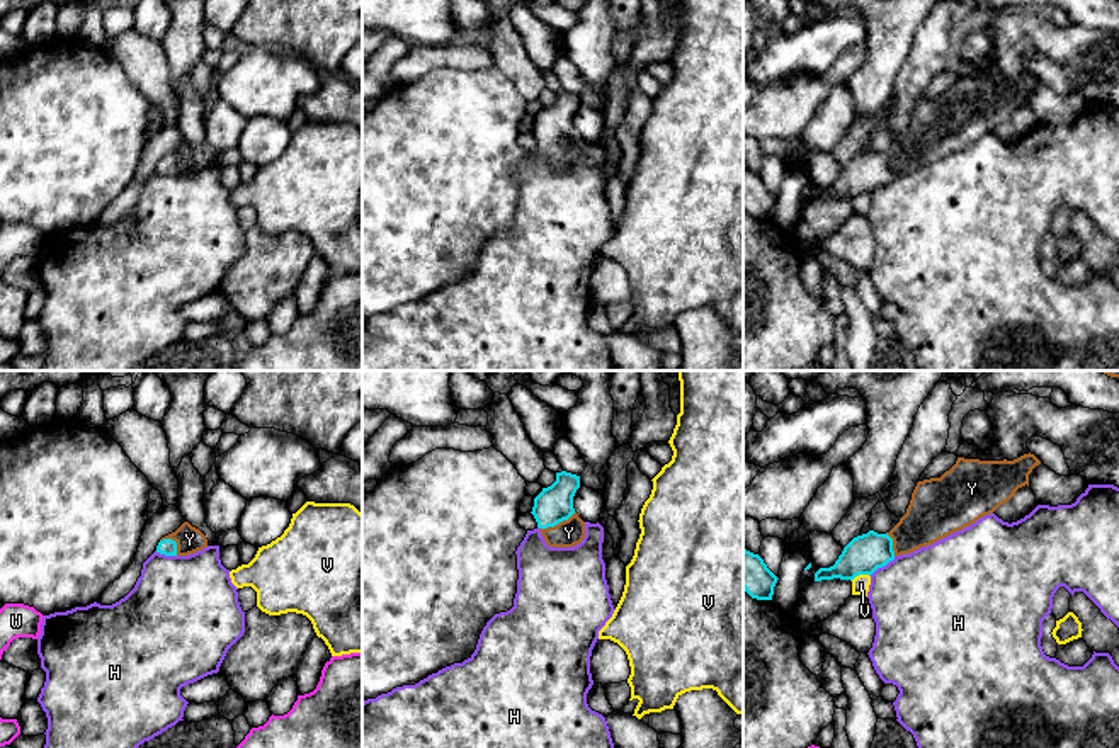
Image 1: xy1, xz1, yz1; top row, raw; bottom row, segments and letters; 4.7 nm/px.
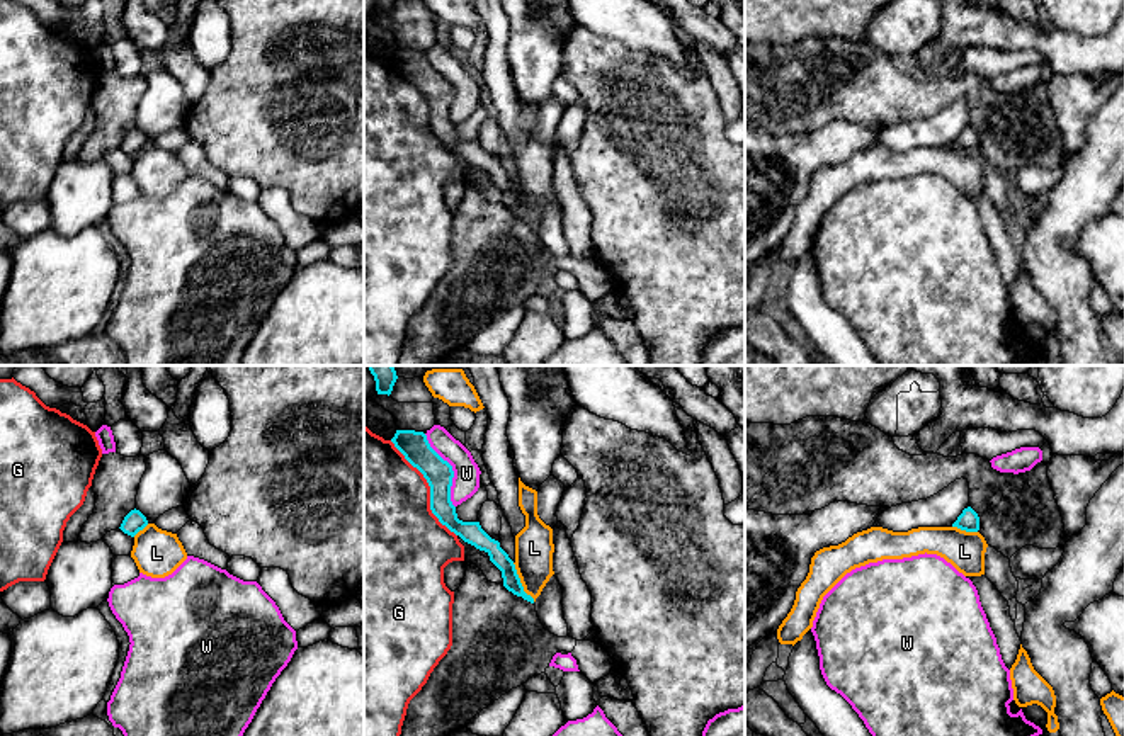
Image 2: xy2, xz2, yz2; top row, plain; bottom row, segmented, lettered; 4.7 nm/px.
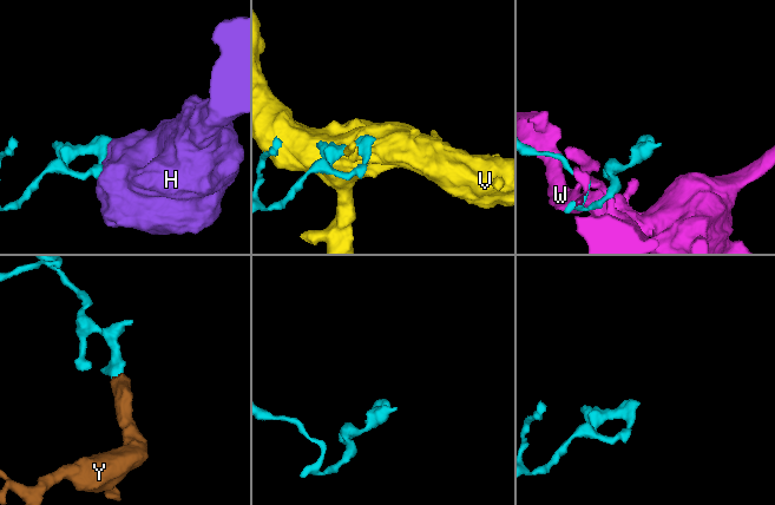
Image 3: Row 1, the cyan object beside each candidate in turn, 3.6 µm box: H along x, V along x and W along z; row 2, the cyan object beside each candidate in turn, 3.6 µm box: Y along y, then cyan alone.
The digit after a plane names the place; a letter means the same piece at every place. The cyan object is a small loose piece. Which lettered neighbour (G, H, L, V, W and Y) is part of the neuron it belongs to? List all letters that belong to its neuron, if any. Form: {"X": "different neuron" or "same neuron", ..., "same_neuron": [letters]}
{"G": "different neuron", "H": "different neuron", "L": "different neuron", "V": "different neuron", "W": "different neuron", "Y": "same neuron", "same_neuron": ["Y"]}

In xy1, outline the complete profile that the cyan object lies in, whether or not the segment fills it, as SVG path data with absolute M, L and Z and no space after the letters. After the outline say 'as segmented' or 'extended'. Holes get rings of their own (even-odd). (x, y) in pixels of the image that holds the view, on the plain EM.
M184 141L175 151L160 158L156 172L165 175L189 175L207 167L206 155Z; extended

